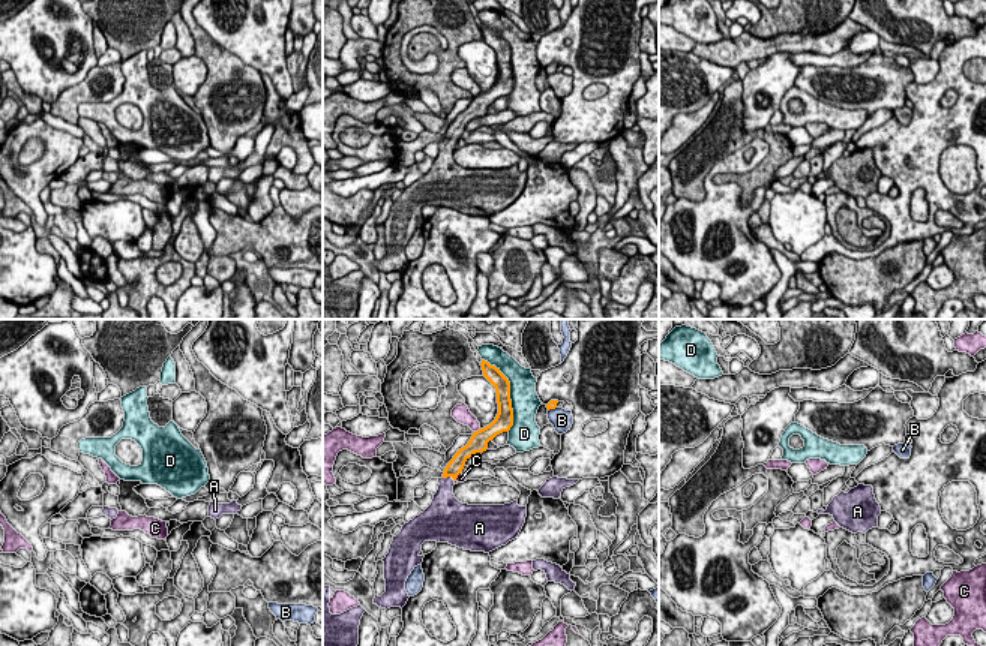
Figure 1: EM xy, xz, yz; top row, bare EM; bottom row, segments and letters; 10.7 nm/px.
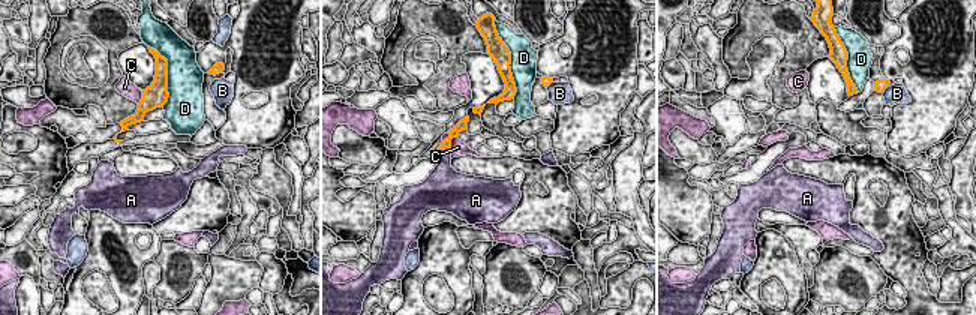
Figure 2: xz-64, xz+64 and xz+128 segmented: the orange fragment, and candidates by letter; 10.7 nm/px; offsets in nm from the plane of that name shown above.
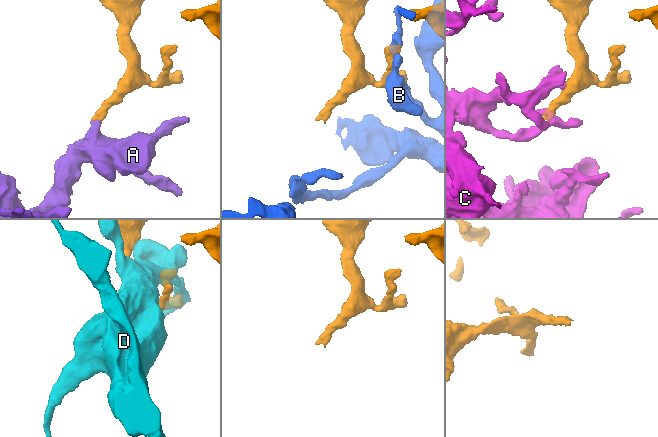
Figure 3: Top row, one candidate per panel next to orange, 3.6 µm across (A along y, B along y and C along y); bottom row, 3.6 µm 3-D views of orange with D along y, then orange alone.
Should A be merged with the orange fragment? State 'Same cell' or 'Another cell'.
Same cell

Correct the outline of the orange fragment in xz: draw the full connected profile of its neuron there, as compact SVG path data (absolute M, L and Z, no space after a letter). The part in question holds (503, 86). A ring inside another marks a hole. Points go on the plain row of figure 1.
M482 24L483 40L495 51L498 78L495 84L473 97L465 111L458 114L438 142L438 154L431 169L405 187L393 201L384 226L386 256L375 259L374 268L381 273L404 271L408 265L405 246L411 235L422 229L425 205L449 207L464 214L489 217L518 202L527 181L527 171L518 165L504 169L468 169L453 159L453 150L465 126L483 117L488 106L513 90L509 43L488 25Z

